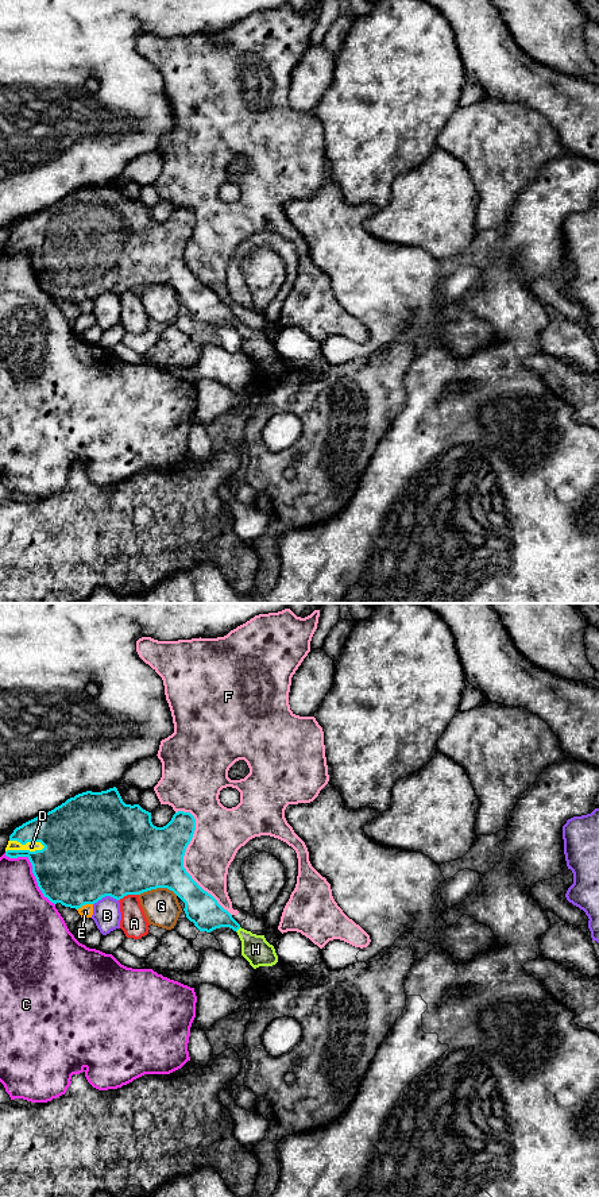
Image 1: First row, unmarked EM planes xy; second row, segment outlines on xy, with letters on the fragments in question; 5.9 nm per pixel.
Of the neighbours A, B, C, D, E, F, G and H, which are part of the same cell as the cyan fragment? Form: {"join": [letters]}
{"join": ["D", "H"]}

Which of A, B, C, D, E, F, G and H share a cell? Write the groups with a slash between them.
A / B / C / D H / E / F / G

